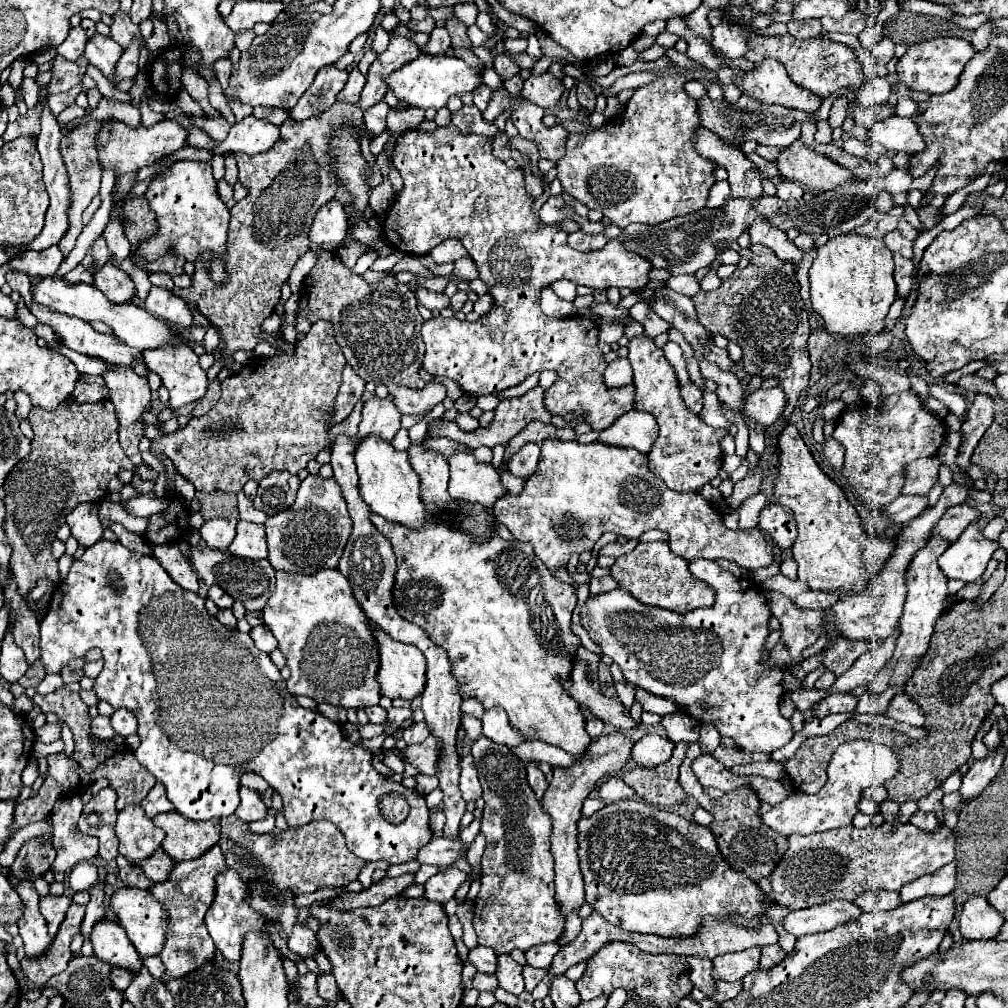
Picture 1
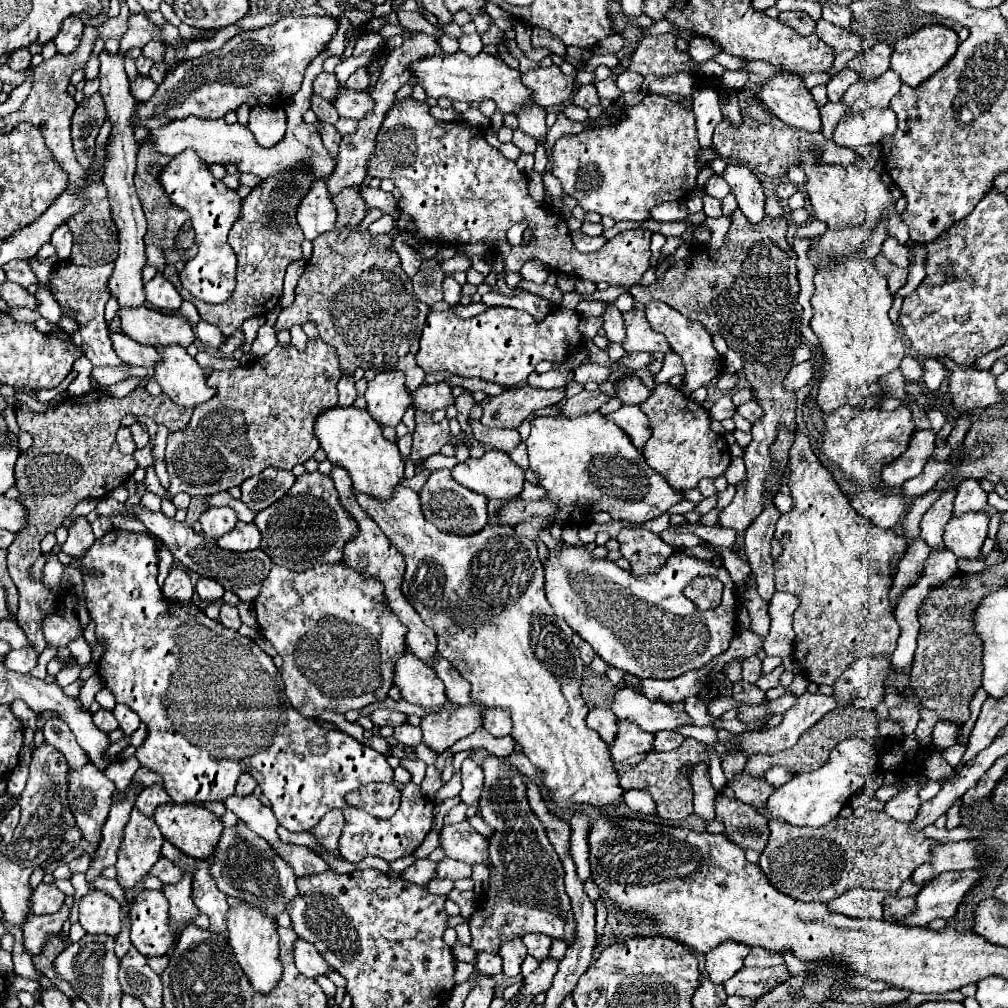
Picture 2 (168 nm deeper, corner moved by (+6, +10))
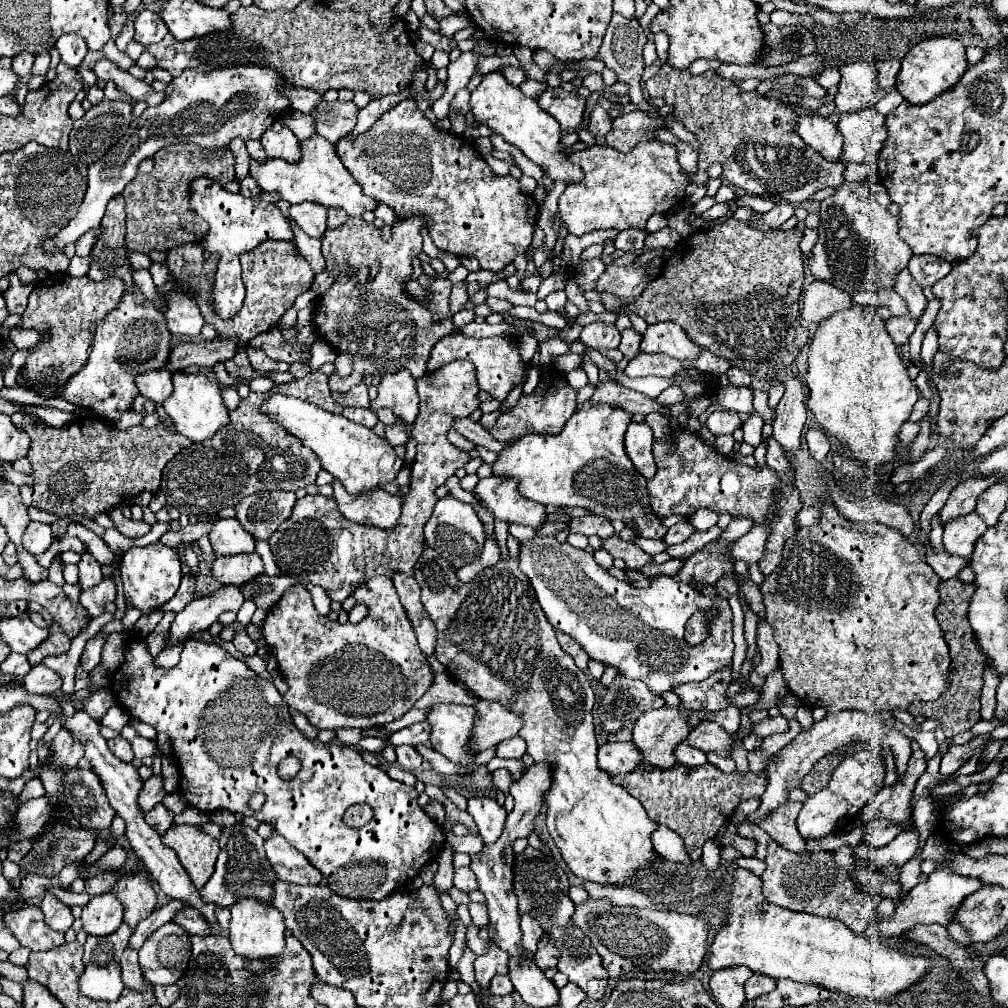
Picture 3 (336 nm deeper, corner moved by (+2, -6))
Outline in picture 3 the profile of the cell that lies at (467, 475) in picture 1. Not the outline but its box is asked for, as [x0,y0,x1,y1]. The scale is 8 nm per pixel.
[475,478,547,530]

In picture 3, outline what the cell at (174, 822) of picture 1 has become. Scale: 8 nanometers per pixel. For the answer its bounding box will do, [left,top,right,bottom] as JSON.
[163,824,219,890]

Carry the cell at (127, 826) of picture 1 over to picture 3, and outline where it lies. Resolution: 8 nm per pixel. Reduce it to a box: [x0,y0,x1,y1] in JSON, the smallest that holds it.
[117,874,155,930]

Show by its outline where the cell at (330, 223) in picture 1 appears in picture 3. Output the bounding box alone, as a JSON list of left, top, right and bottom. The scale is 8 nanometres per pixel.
[289,202,327,238]

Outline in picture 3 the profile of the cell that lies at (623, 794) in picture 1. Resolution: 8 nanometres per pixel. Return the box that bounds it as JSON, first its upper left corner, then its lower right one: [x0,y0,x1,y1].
[651,826,691,864]

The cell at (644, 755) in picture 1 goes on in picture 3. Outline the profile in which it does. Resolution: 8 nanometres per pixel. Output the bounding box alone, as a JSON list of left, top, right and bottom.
[675,744,709,766]

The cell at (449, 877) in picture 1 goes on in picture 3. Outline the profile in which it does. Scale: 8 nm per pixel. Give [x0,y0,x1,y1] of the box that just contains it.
[453,868,477,892]

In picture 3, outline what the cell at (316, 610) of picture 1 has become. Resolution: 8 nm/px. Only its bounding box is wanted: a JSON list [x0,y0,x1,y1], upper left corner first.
[263,576,433,730]

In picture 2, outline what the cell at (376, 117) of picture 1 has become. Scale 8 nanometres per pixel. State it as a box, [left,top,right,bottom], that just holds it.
[333,86,373,120]

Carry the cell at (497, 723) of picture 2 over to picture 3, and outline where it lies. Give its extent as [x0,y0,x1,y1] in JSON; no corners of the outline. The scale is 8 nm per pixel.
[497,736,525,760]

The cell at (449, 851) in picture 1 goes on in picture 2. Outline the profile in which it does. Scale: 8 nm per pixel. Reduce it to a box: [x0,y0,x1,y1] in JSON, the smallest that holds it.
[439,822,489,864]

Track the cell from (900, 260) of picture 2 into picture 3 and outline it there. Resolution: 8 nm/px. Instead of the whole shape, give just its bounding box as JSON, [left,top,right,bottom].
[895,270,927,324]

